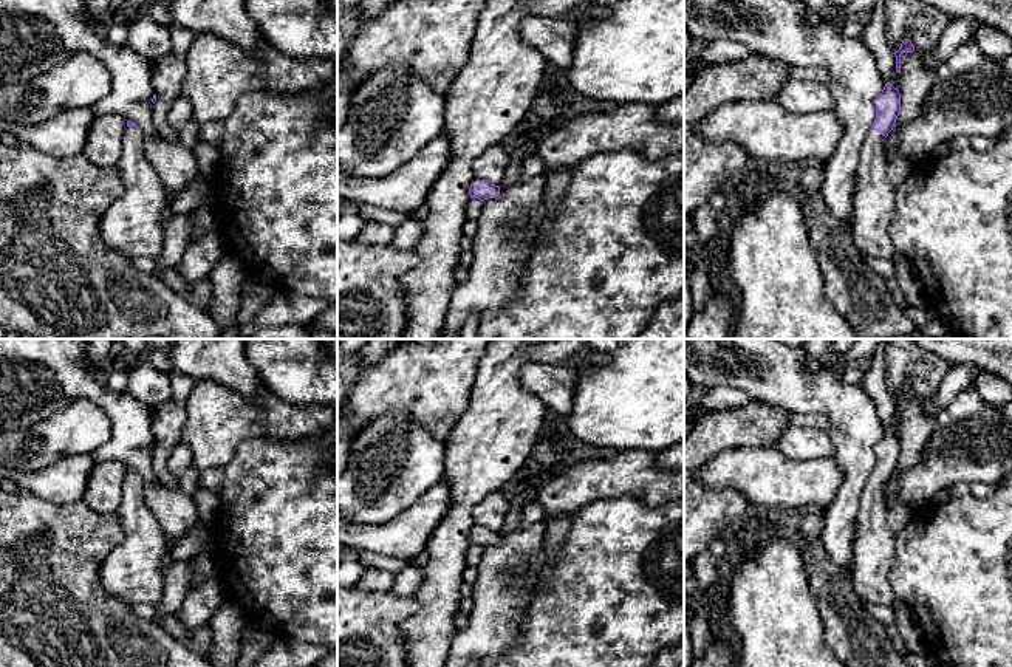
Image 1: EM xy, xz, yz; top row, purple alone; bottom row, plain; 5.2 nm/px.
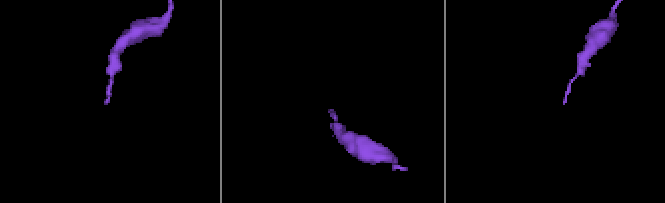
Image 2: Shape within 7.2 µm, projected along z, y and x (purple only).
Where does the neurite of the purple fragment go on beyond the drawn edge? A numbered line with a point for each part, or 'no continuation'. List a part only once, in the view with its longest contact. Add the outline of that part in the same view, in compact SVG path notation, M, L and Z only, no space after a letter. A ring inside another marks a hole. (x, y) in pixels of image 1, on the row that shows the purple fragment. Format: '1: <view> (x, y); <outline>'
1: yz (873, 211); M871 128L860 152L853 209L853 240L867 258L894 260L901 254L894 248L888 229L894 217L896 186L888 180L885 141L885 136Z

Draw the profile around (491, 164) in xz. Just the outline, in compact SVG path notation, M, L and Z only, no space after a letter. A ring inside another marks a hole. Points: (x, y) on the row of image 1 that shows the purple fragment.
M491 144L472 164L480 180L500 186L511 158L498 144Z

